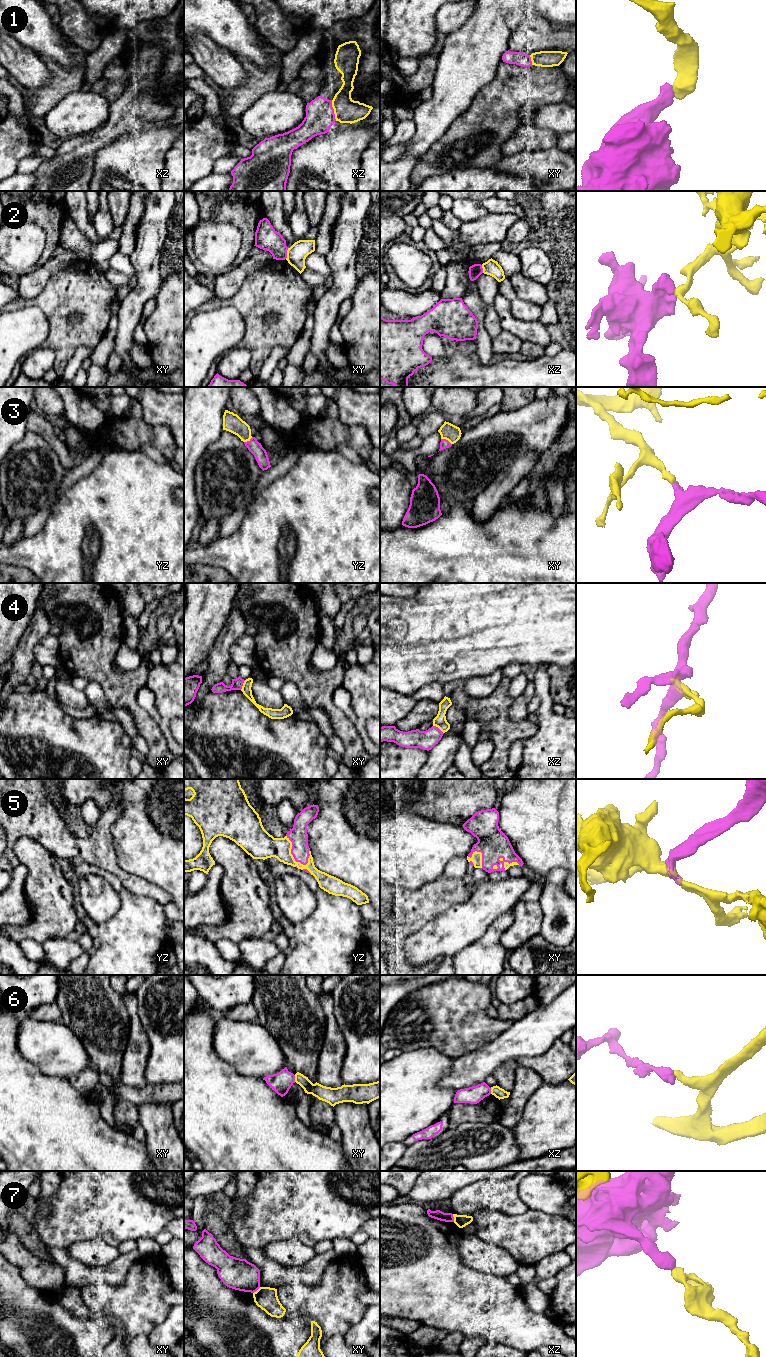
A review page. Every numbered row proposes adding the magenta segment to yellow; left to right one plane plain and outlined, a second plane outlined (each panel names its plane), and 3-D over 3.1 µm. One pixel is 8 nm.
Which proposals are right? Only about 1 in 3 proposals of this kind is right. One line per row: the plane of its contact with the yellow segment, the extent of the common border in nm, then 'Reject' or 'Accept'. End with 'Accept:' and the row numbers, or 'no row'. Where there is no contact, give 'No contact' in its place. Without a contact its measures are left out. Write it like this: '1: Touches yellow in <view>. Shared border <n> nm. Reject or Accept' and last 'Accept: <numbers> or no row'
1: Touches yellow in xz. Shared border 170 nm. Accept
2: Touches yellow in xy. Shared border 90 nm. Reject
3: Touches yellow in xy. Shared border 100 nm. Accept
4: Touches yellow in xz. Shared border 110 nm. Reject
5: Touches yellow in yz. Shared border 300 nm. Accept
6: Touches yellow in xy. Shared border 60 nm. Reject
7: Touches yellow in xz. Shared border 70 nm. Reject
Accept: 1, 3, 5

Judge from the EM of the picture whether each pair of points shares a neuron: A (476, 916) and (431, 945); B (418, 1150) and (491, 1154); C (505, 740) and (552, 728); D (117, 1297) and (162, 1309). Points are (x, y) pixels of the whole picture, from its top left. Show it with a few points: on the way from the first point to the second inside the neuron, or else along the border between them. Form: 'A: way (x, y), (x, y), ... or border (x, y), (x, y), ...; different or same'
A: way (465, 923), (442, 940); same
B: way (436, 1150), (473, 1150); same
C: border (539, 725), (532, 735), (522, 739); different
D: way (128, 1298), (135, 1298), (146, 1309), (151, 1309); same

